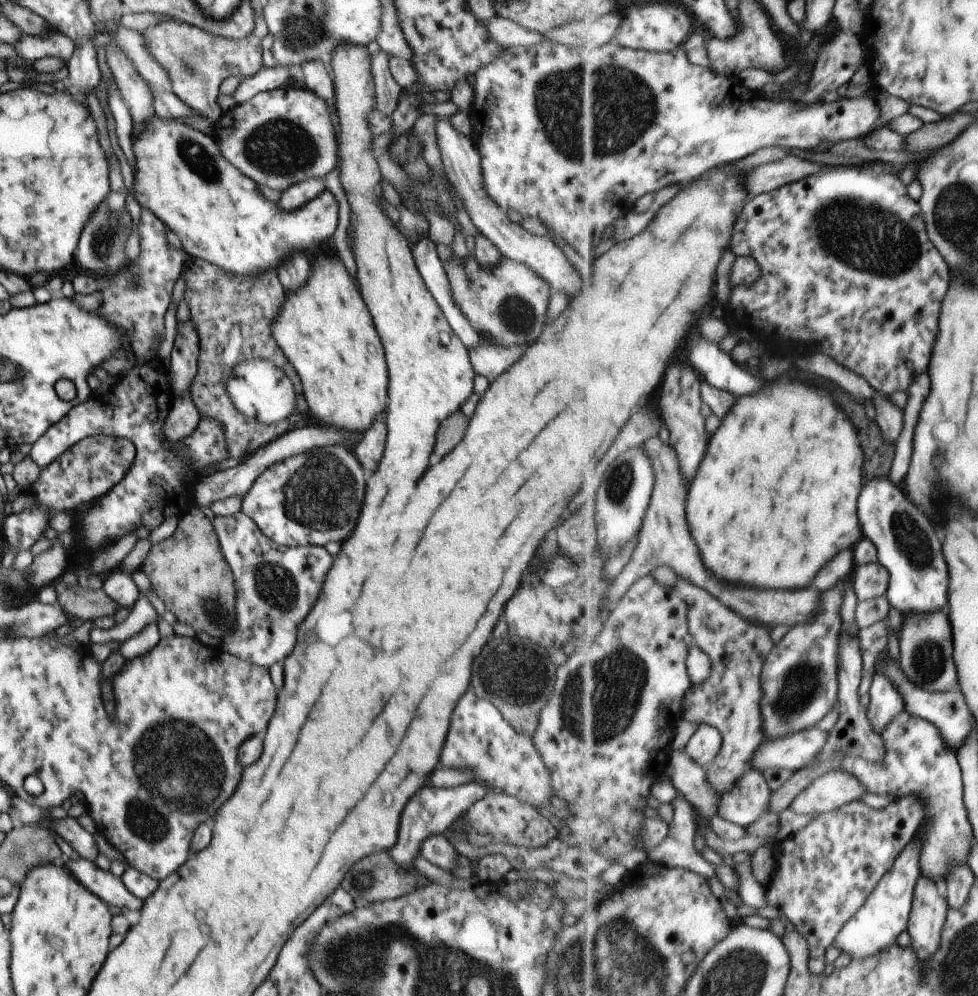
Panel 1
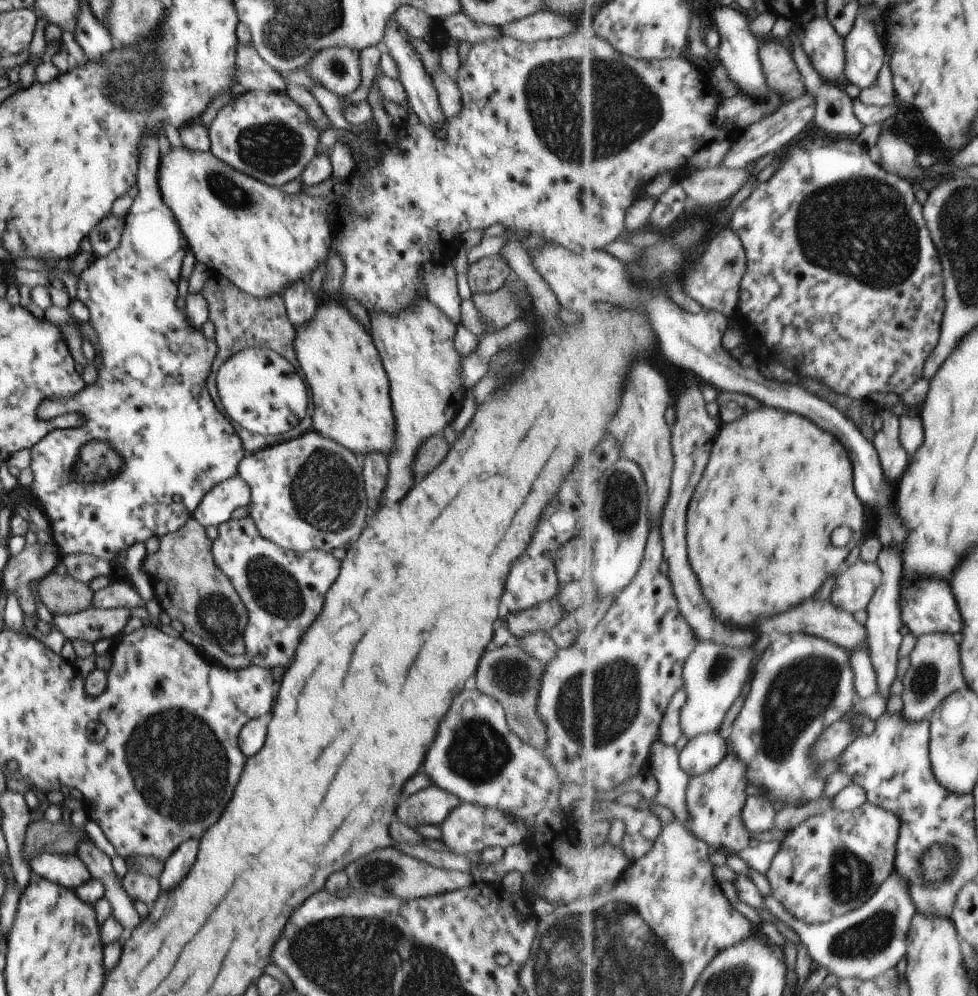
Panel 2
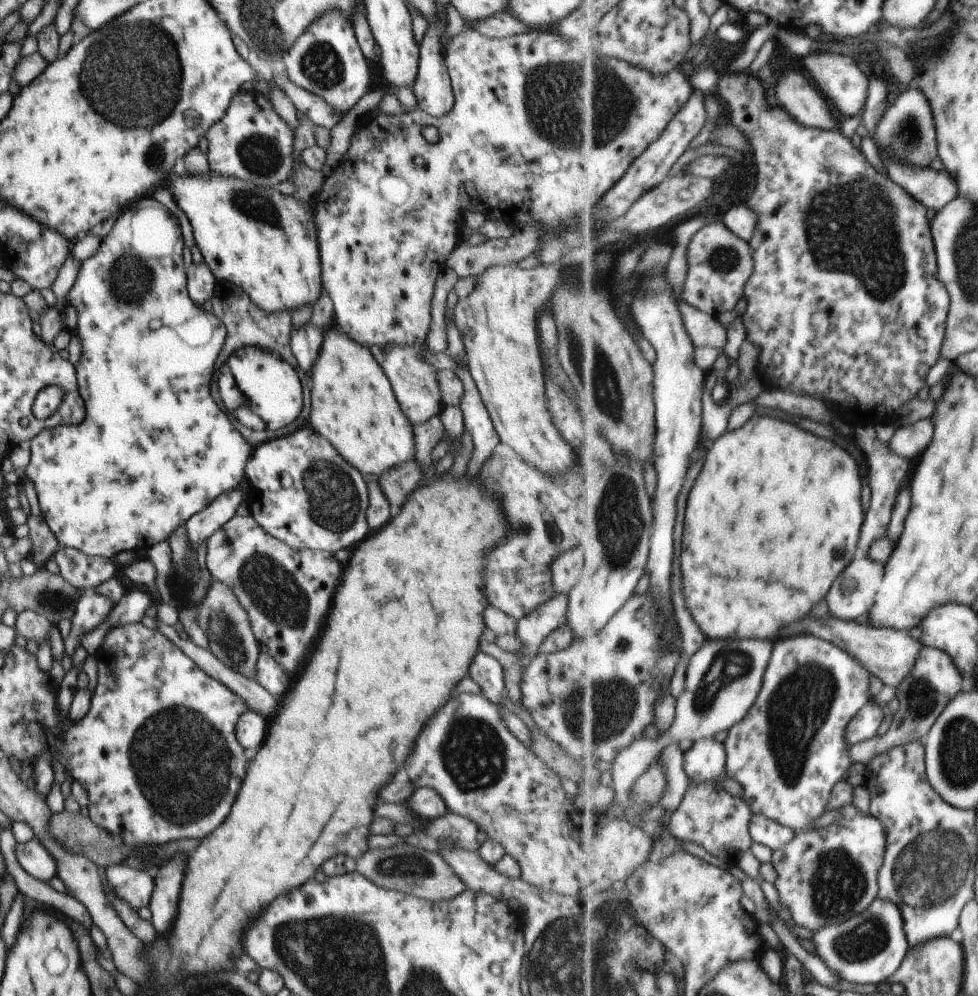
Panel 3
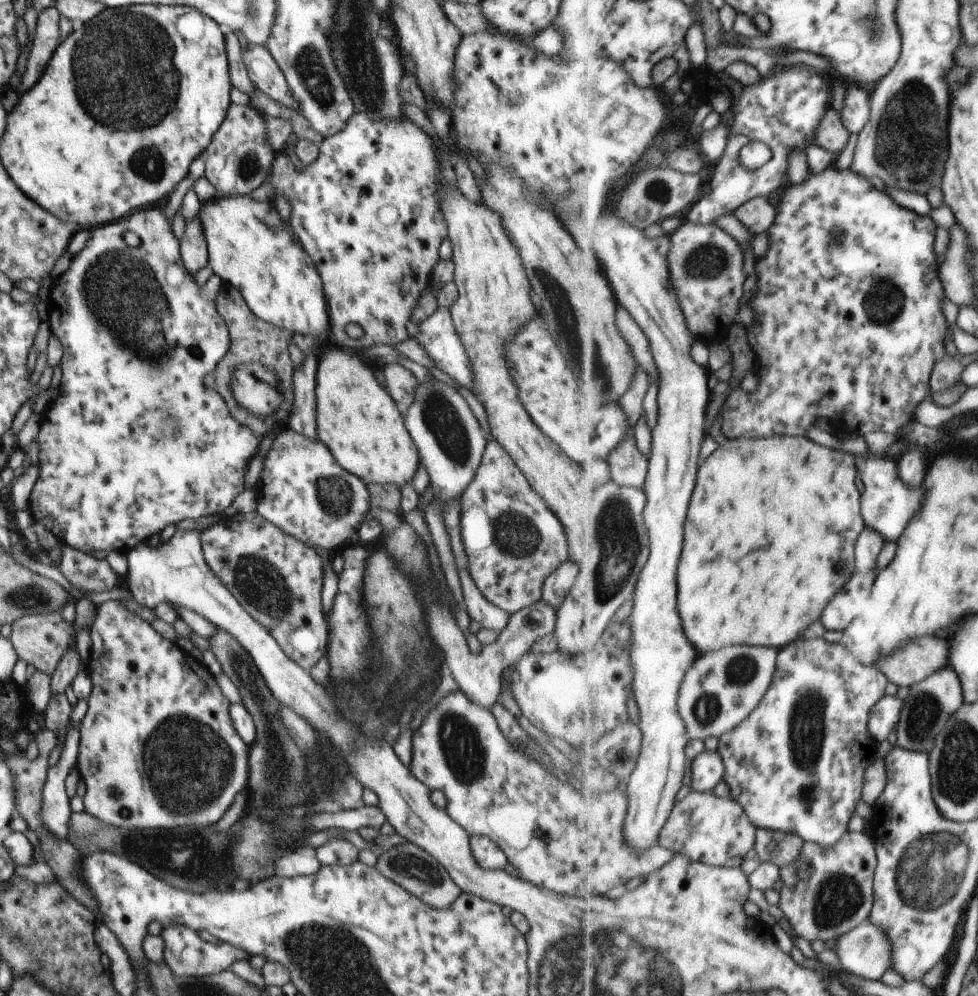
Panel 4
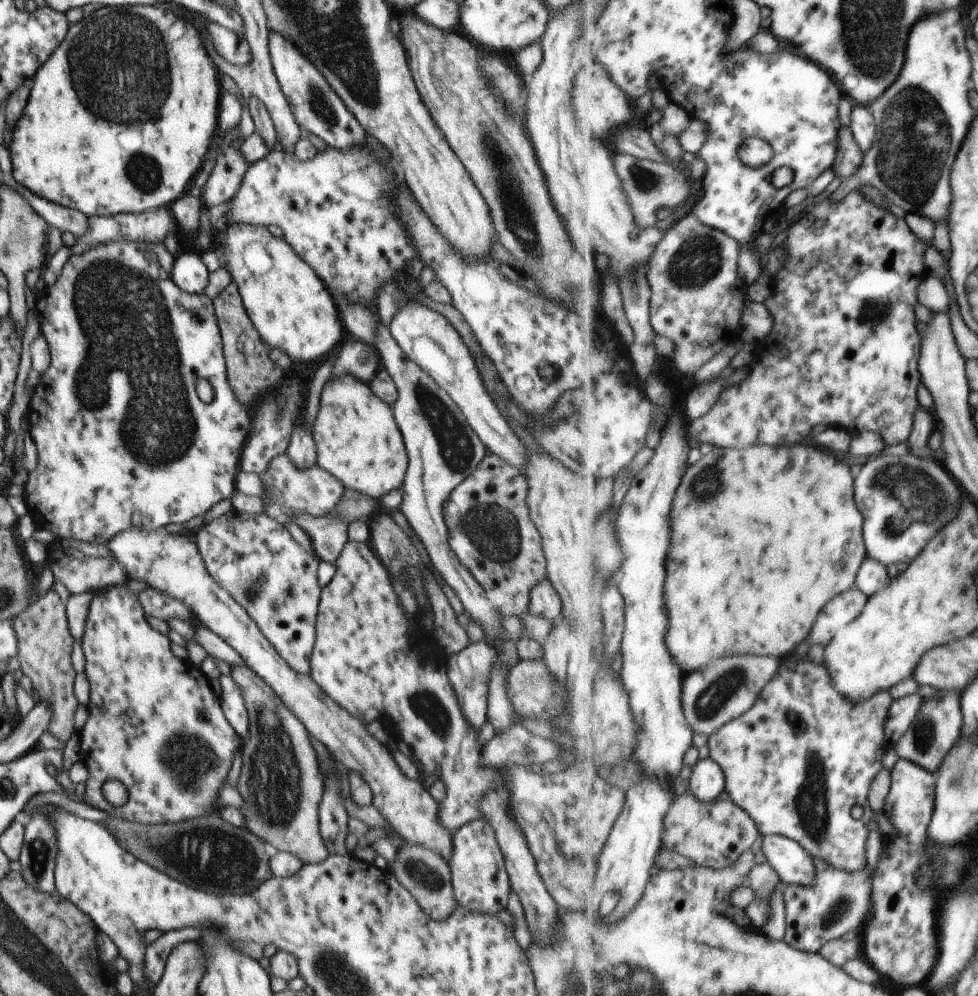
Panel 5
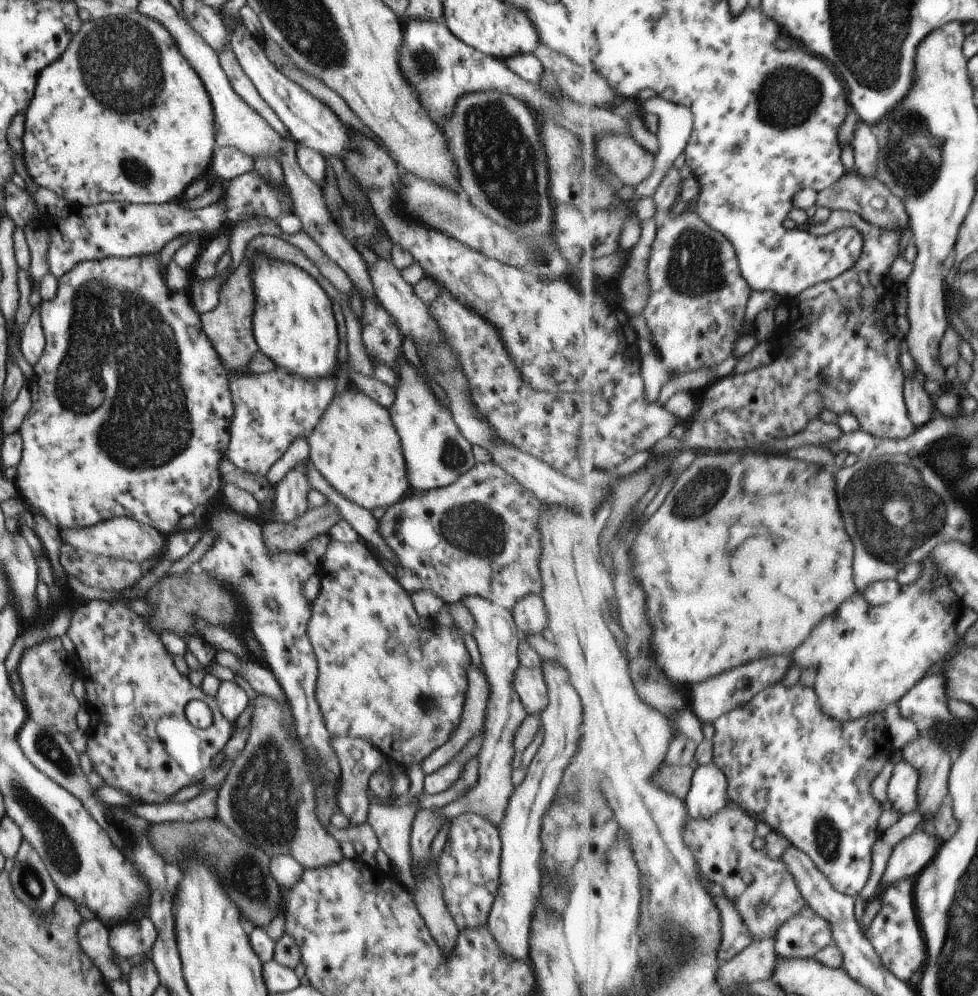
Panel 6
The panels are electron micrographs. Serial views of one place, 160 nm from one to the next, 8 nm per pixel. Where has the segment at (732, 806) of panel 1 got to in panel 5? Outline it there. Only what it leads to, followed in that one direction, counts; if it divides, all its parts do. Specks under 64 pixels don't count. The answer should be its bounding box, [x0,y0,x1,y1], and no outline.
[761,835,816,885]

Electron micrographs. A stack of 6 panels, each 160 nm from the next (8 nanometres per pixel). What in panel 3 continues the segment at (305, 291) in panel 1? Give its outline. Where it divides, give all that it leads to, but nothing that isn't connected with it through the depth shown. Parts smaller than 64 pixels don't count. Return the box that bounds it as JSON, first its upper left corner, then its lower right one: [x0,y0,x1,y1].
[307,325,415,476]

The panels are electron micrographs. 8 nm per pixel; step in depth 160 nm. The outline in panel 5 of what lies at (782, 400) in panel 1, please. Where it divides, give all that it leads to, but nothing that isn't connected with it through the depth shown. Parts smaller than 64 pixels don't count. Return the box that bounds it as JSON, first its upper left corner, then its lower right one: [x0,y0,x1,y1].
[666,444,867,674]

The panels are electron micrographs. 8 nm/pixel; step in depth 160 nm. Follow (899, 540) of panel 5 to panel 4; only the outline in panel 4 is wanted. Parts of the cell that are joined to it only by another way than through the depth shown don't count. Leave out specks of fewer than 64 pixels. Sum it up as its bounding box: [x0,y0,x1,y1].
[854,454,923,540]

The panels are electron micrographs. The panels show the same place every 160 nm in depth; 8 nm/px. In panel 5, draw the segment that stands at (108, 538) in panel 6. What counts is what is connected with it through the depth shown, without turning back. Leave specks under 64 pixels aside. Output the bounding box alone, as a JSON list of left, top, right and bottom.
[105,527,452,862]

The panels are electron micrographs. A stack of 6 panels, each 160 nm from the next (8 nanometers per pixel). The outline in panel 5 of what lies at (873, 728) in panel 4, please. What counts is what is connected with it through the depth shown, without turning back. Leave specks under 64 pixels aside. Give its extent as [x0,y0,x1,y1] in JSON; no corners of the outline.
[885,693,924,744]

